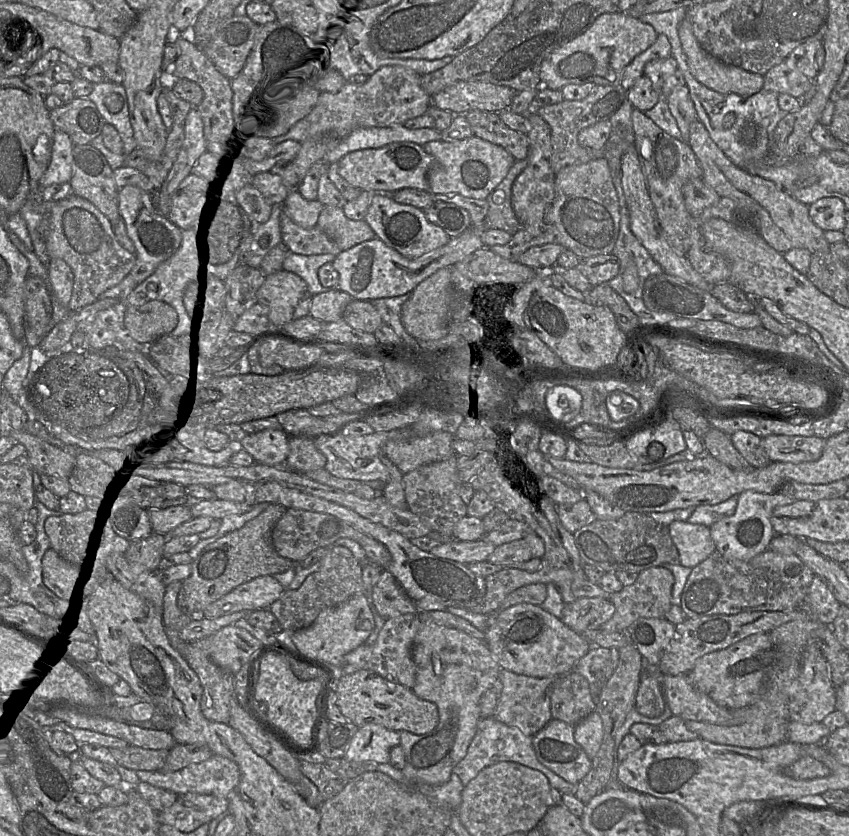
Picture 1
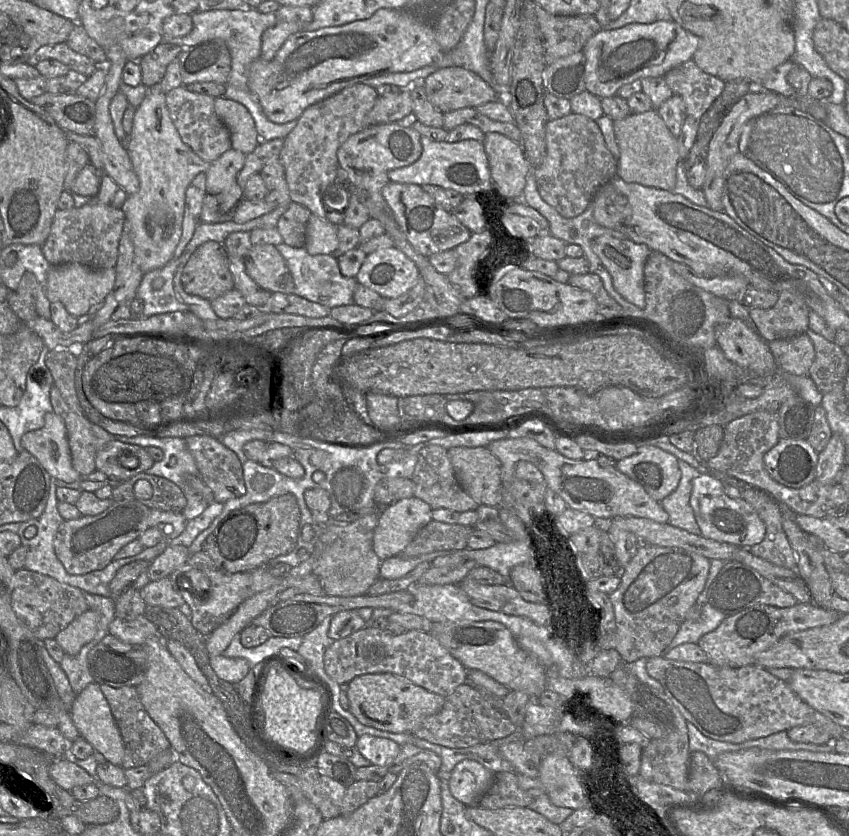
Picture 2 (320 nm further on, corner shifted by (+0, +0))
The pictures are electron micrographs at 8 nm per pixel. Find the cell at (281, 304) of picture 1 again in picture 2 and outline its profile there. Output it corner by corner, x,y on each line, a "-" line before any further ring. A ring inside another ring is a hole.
272,244
252,245
244,257
246,272
262,289
294,293
294,282
285,259

